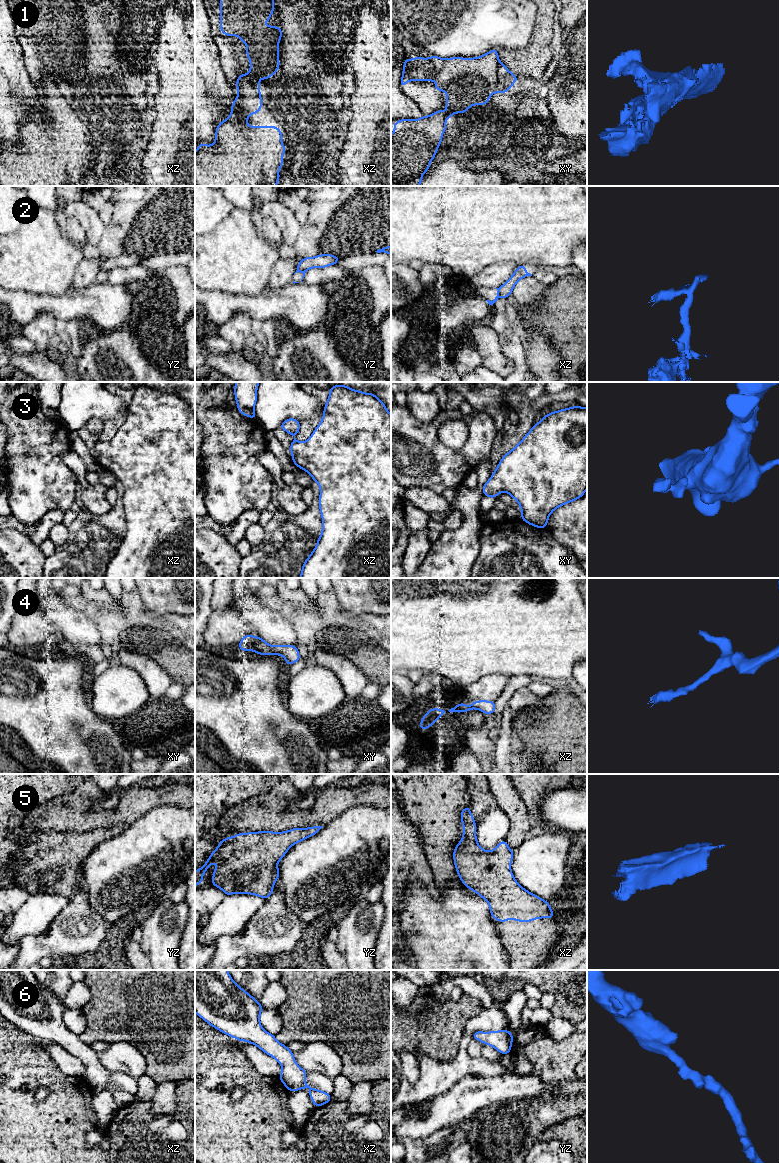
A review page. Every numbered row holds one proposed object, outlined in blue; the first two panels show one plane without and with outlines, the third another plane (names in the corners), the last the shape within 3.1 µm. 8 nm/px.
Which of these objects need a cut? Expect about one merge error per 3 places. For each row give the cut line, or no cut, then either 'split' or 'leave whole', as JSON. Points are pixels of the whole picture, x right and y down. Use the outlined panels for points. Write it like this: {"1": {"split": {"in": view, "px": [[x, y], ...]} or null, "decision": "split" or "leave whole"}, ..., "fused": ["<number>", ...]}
{"1": {"split": {"in": "xz", "px": [[248, 74], [257, 81]]}, "decision": "split"}, "2": {"split": {"in": "xz", "px": [[500, 287], [498, 297]]}, "decision": "split"}, "3": {"split": null, "decision": "leave whole"}, "4": {"split": null, "decision": "leave whole"}, "5": {"split": null, "decision": "leave whole"}, "6": {"split": null, "decision": "leave whole"}, "fused": ["1", "2"]}

